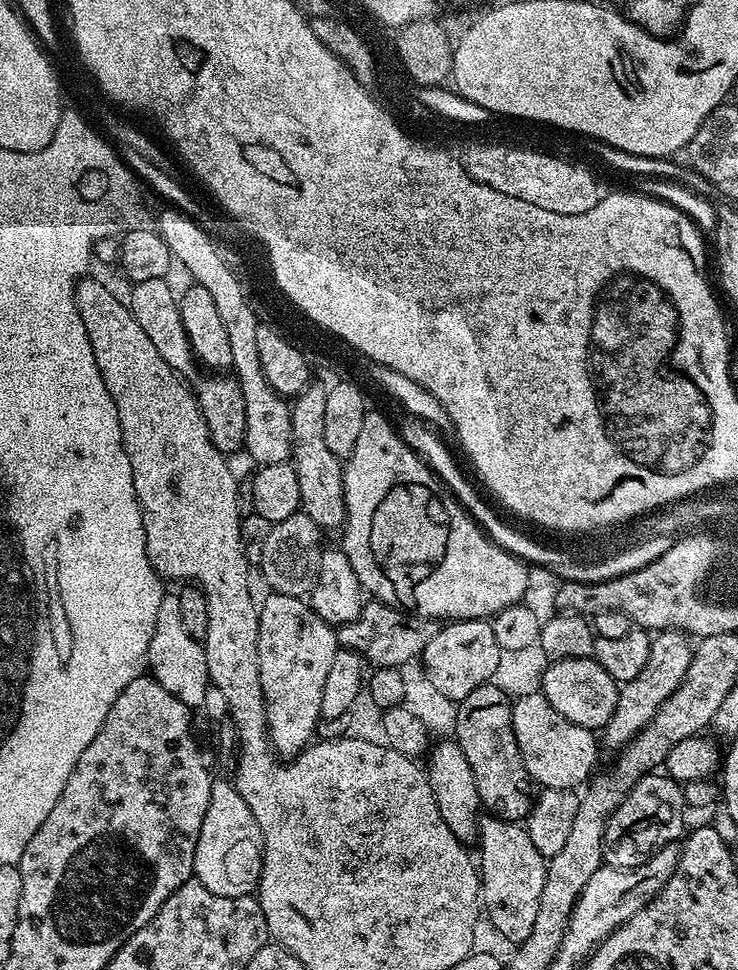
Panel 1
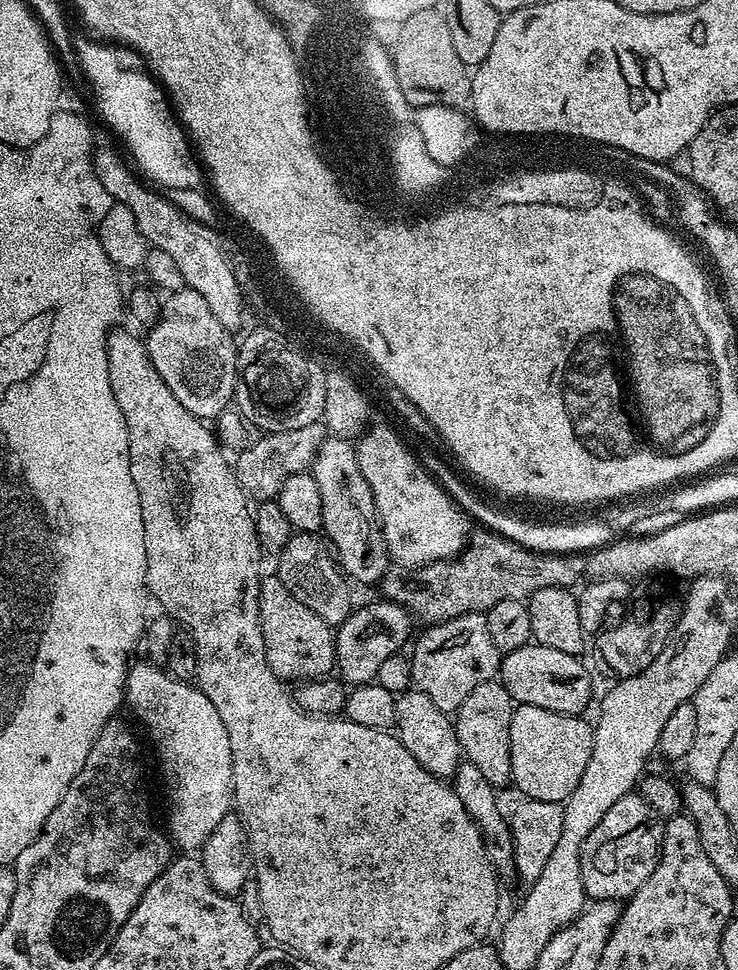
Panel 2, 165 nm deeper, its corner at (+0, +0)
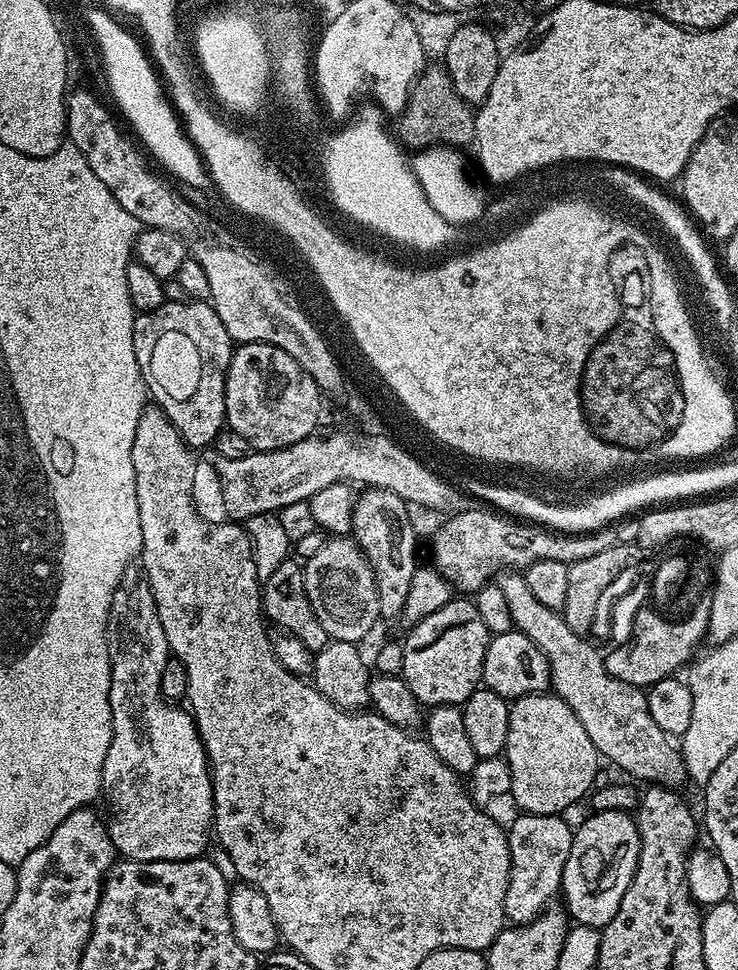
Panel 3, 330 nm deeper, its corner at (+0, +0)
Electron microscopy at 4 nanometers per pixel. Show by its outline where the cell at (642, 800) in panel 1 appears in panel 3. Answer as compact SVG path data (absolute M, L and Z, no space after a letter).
M593 811L590 816L575 829L560 892L564 896L563 907L577 925L603 930L618 914L622 894L632 885L640 857L640 835L635 819L627 811Z

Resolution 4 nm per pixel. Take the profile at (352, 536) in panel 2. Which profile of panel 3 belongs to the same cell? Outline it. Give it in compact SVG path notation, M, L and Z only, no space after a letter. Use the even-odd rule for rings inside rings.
M365 487L356 497L351 535L368 559L378 586L381 617L399 617L406 606L416 561L416 528L408 517L409 505L398 494L385 488ZM364 491L364 492L363 492Z

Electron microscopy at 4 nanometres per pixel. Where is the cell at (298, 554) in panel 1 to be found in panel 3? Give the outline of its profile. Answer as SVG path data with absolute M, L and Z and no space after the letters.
M325 539L322 550L314 554L314 558L303 561L304 585L310 598L310 606L322 622L322 630L332 640L341 640L359 645L372 632L372 627L382 620L380 603L378 602L378 586L355 539Z

